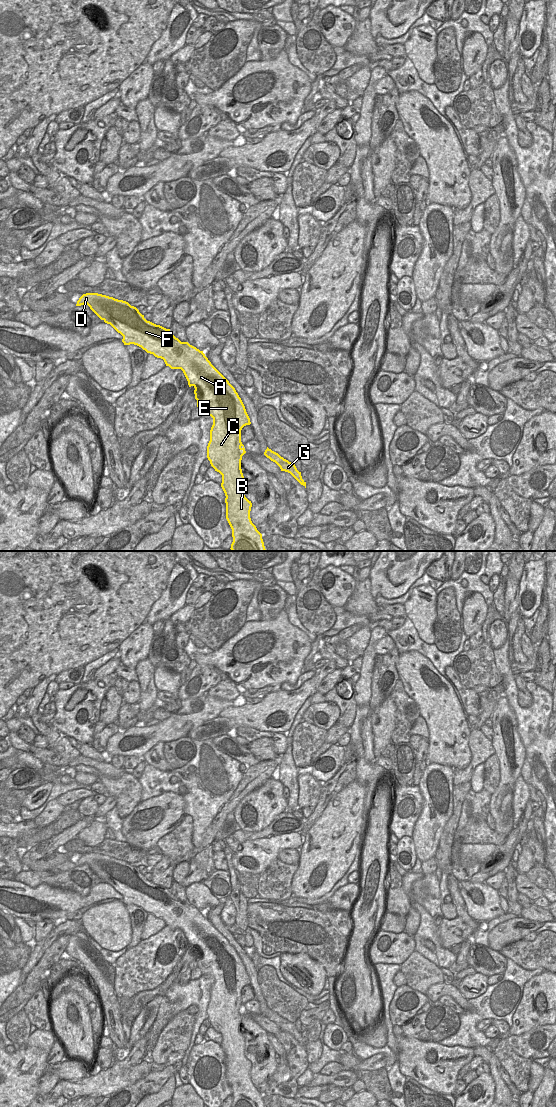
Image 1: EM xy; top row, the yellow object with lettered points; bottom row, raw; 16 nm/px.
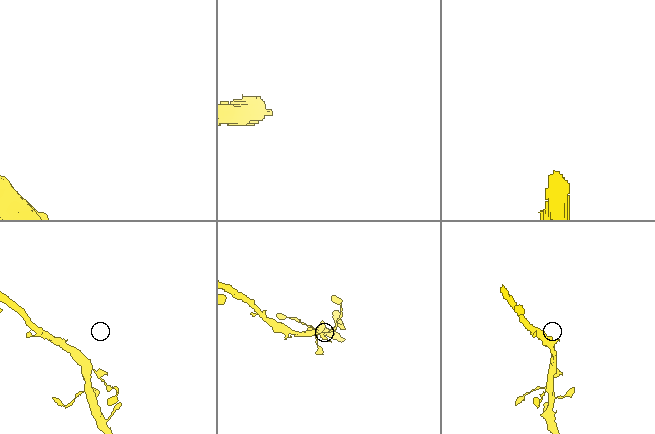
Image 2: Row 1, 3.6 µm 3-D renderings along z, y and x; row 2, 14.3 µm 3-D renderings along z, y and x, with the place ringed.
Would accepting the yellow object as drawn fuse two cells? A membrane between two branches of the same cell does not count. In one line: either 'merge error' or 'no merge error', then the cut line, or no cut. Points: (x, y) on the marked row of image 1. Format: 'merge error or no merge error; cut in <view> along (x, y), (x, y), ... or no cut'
no merge error; no cut

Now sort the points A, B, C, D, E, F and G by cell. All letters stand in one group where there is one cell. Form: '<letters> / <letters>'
A B C D E F G

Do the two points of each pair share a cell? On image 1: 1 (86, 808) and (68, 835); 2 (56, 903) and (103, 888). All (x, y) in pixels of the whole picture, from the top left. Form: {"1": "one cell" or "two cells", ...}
{"1": "two cells", "2": "one cell"}

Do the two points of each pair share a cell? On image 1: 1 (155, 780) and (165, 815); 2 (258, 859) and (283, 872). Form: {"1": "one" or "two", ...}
{"1": "two", "2": "two"}

